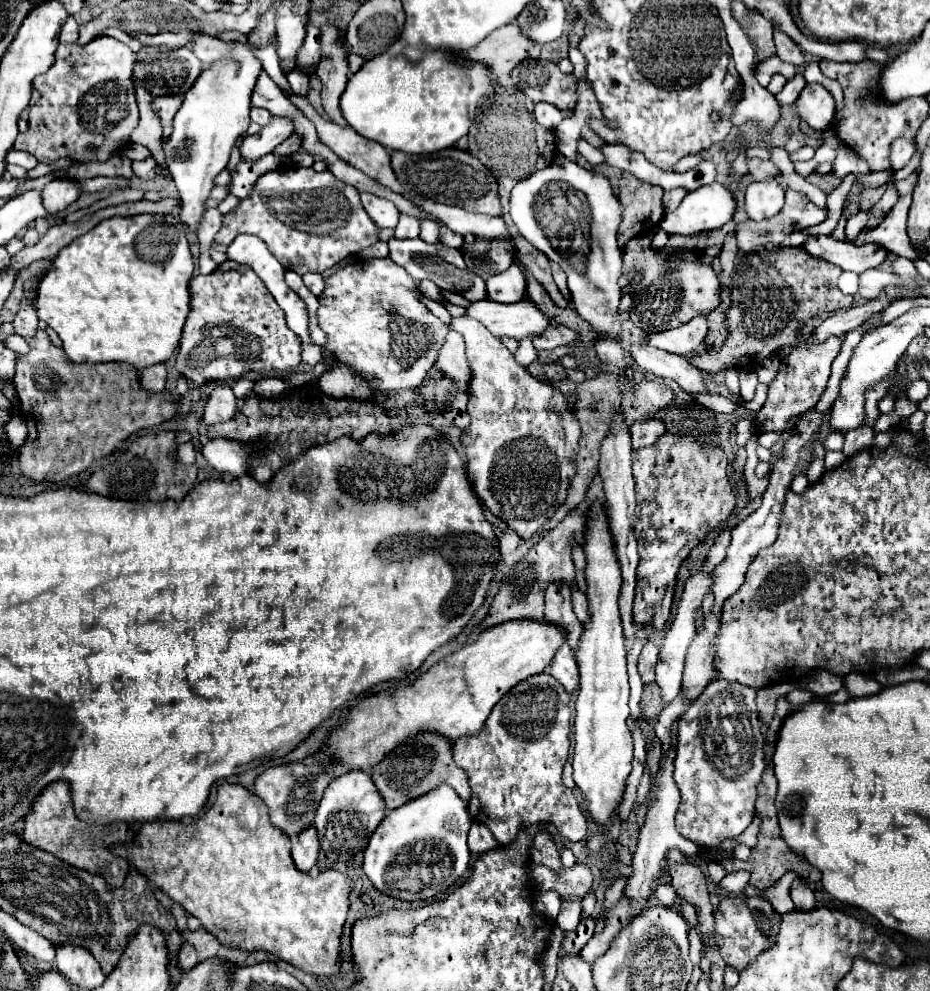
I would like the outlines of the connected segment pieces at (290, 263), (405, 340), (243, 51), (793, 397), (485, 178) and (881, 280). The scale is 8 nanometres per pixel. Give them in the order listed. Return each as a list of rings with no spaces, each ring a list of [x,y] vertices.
[[[285,167],[261,175],[253,191],[231,213],[223,215],[215,243],[231,245],[241,233],[257,235],[267,243],[283,269],[305,275],[307,271],[323,273],[345,257],[363,251],[379,240],[379,231],[361,207],[355,187],[335,179],[331,171],[317,173],[311,167]]]
[[[389,257],[385,259],[365,259],[365,261],[359,261],[359,263],[353,263],[353,265],[347,265],[347,267],[341,267],[337,269],[331,277],[325,279],[325,289],[323,293],[319,295],[319,311],[317,311],[317,319],[319,319],[319,327],[325,331],[327,335],[327,343],[325,343],[325,349],[331,351],[331,355],[345,363],[347,367],[351,367],[355,373],[361,373],[361,377],[371,385],[373,391],[401,391],[401,389],[415,389],[421,385],[421,381],[425,379],[425,375],[431,371],[431,367],[435,365],[437,361],[437,353],[441,349],[441,345],[445,343],[445,335],[447,335],[447,325],[443,321],[439,321],[415,295],[413,291],[413,279],[411,275],[395,265]]]
[[[237,43],[229,57],[215,61],[207,67],[195,81],[195,85],[185,93],[181,109],[173,119],[173,133],[163,143],[163,153],[167,169],[179,189],[183,201],[181,221],[197,231],[199,217],[205,211],[205,201],[215,187],[215,177],[227,167],[229,153],[235,139],[249,127],[251,93],[255,89],[257,77],[263,71],[261,61],[255,57],[257,47],[249,43]]]
[[[829,337],[823,343],[811,343],[811,345],[801,341],[797,349],[793,349],[787,357],[783,357],[779,373],[777,373],[775,381],[769,385],[769,397],[767,397],[763,409],[755,417],[755,425],[757,425],[759,433],[783,431],[787,421],[793,415],[807,413],[809,409],[813,409],[817,405],[819,397],[823,395],[823,391],[827,387],[827,381],[831,375],[831,363],[839,355],[841,345],[843,345],[841,337]]]
[[[449,147],[429,155],[409,155],[403,151],[393,151],[391,167],[399,183],[411,195],[417,195],[421,199],[433,199],[447,205],[459,205],[463,209],[469,209],[471,213],[487,213],[487,215],[501,213],[495,177],[469,151],[461,151],[457,147]]]
[[[867,269],[865,273],[859,275],[859,295],[863,299],[877,297],[879,291],[883,291],[883,287],[887,287],[889,283],[895,283],[895,277],[891,273],[879,269]]]

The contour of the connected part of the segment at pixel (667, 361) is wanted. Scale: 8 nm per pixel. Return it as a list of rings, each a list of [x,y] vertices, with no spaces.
[[[631,345],[629,353],[643,371],[653,373],[657,377],[673,379],[687,393],[705,393],[701,371],[689,365],[685,357],[649,345]]]

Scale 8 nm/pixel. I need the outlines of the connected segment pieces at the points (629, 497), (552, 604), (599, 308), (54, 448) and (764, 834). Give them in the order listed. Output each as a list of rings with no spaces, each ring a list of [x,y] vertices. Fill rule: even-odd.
[[[615,415],[613,421],[611,421],[611,429],[601,443],[599,475],[603,479],[603,491],[605,491],[605,497],[607,497],[607,513],[609,513],[609,521],[611,521],[615,553],[619,557],[619,565],[621,565],[621,571],[623,571],[623,589],[621,589],[621,597],[619,597],[619,609],[621,609],[621,619],[623,619],[623,629],[625,629],[627,639],[633,639],[633,627],[635,627],[631,607],[633,607],[633,595],[635,595],[635,571],[637,571],[637,563],[639,563],[637,541],[635,541],[635,535],[633,535],[635,481],[631,477],[631,451],[633,451],[631,435],[629,435],[629,427],[625,423],[625,417]]]
[[[567,581],[561,583],[551,583],[545,593],[545,619],[549,623],[561,625],[567,631],[567,643],[577,649],[579,635],[583,631],[583,625],[575,617],[571,609],[571,593],[567,587]]]
[[[567,157],[561,159],[561,165],[551,163],[547,169],[519,181],[511,191],[511,219],[519,233],[551,261],[559,263],[567,273],[573,307],[597,333],[603,333],[595,343],[599,359],[603,363],[625,367],[627,351],[621,345],[621,319],[617,313],[621,301],[617,279],[623,269],[623,259],[617,247],[621,215],[623,209],[609,179]]]
[[[37,329],[35,337],[27,339],[29,353],[17,357],[17,373],[13,379],[15,391],[21,401],[21,411],[25,411],[25,419],[31,419],[37,429],[35,439],[27,439],[27,443],[19,451],[21,473],[35,481],[61,483],[71,479],[87,469],[91,469],[99,459],[109,457],[121,441],[125,441],[139,427],[153,427],[169,421],[177,413],[177,405],[163,393],[149,393],[139,385],[137,367],[129,363],[75,363],[71,361],[61,347],[55,347],[49,335]]]
[[[773,805],[773,811],[769,813],[757,813],[757,817],[761,819],[761,827],[759,827],[759,843],[757,847],[751,851],[751,857],[747,861],[739,861],[735,857],[725,857],[721,859],[719,863],[723,865],[725,871],[749,871],[751,873],[751,885],[757,887],[757,889],[769,889],[773,887],[773,883],[777,883],[787,871],[793,871],[797,873],[799,877],[803,877],[807,883],[817,883],[817,881],[811,881],[811,869],[815,869],[813,865],[809,865],[809,861],[801,855],[797,855],[781,837],[781,829],[779,829],[779,821],[777,821],[777,811],[775,811],[775,805]]]

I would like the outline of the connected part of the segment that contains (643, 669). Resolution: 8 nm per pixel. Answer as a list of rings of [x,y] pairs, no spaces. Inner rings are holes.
[[[645,643],[645,647],[641,649],[641,655],[639,655],[639,673],[641,673],[641,681],[647,685],[647,683],[653,683],[655,681],[655,665],[659,661],[659,649],[655,643]]]

